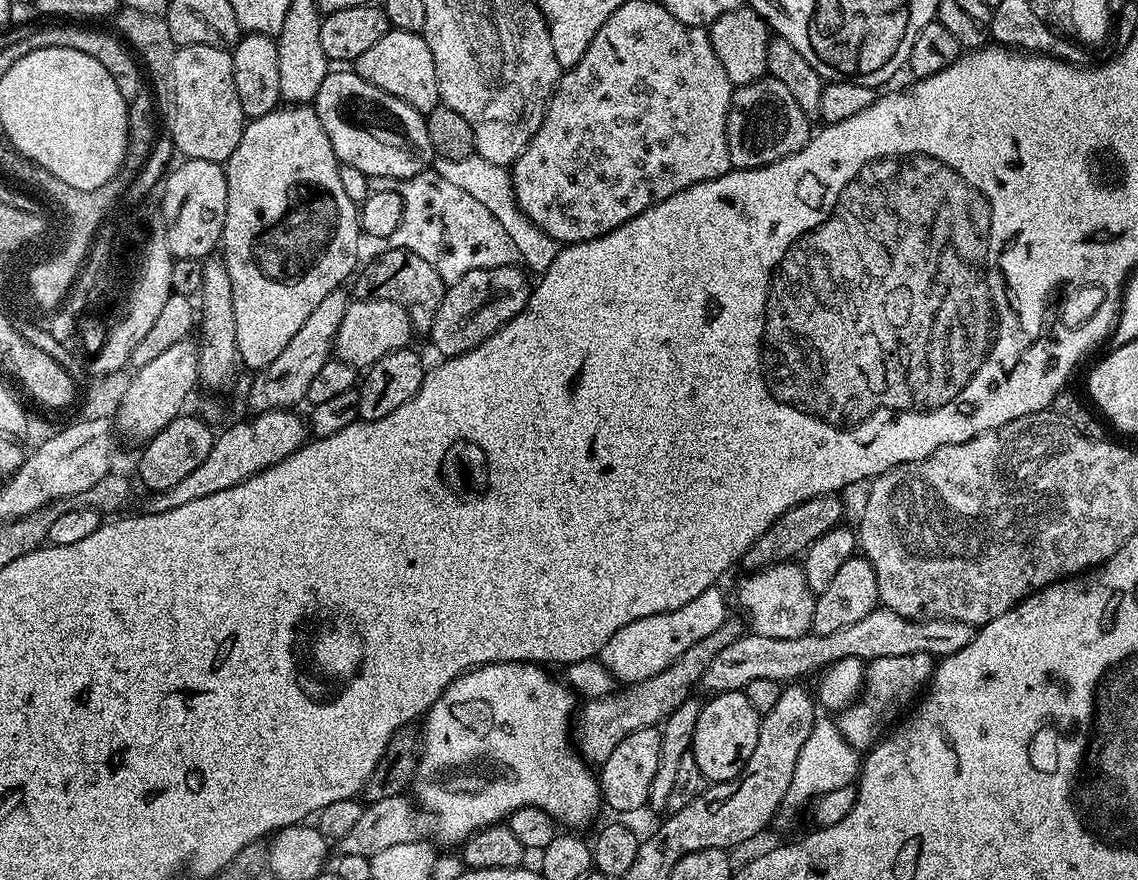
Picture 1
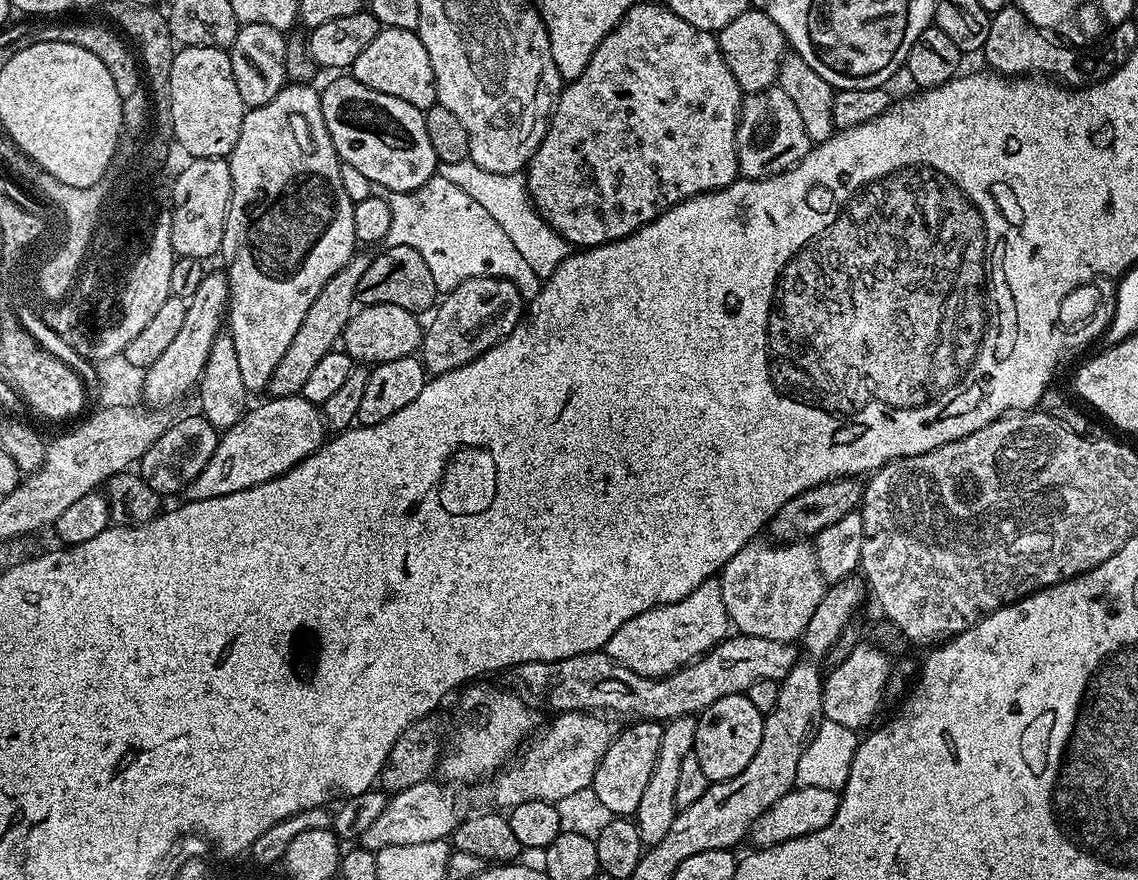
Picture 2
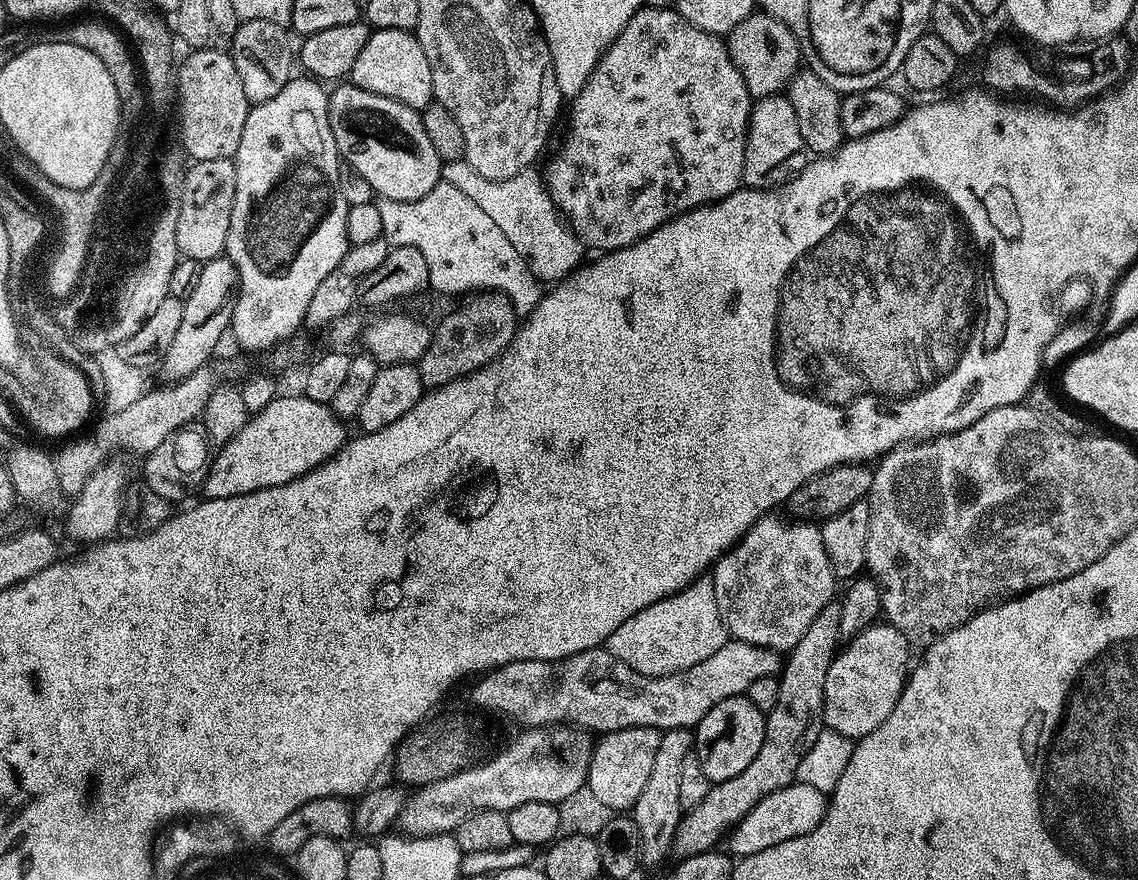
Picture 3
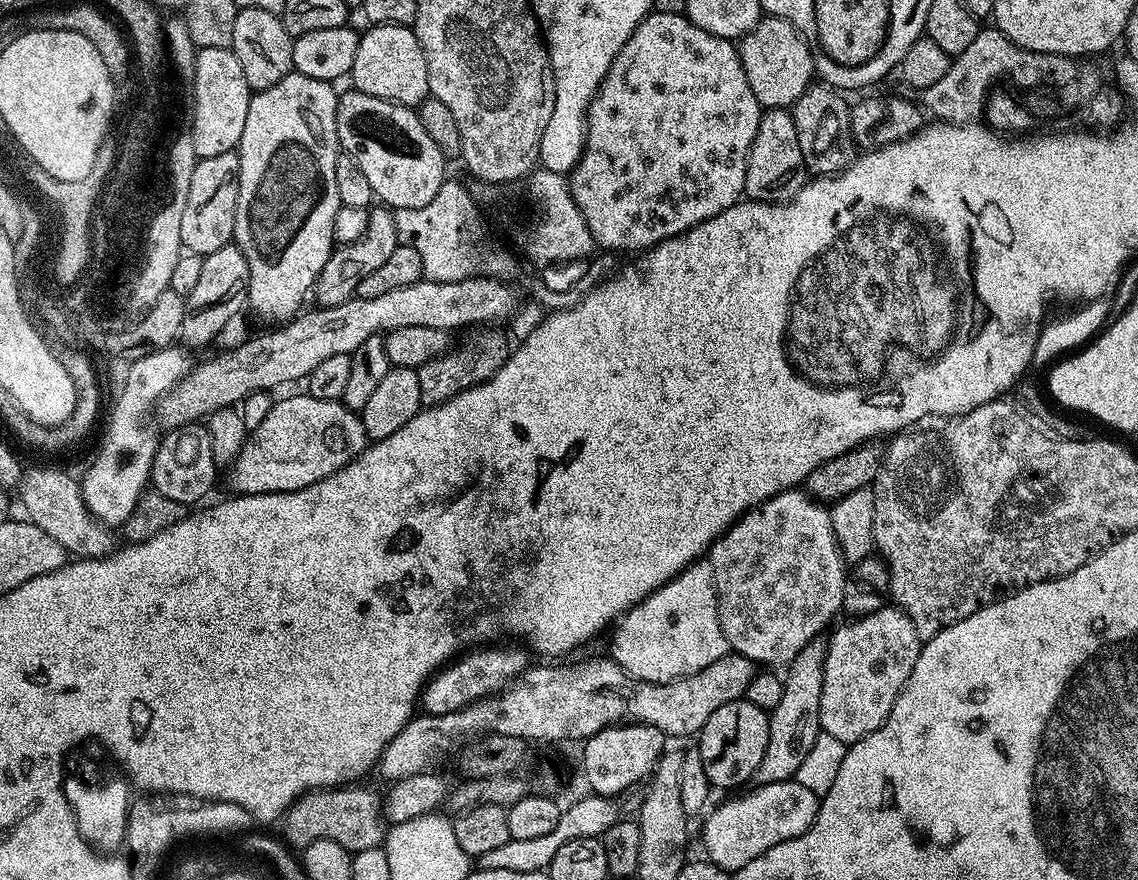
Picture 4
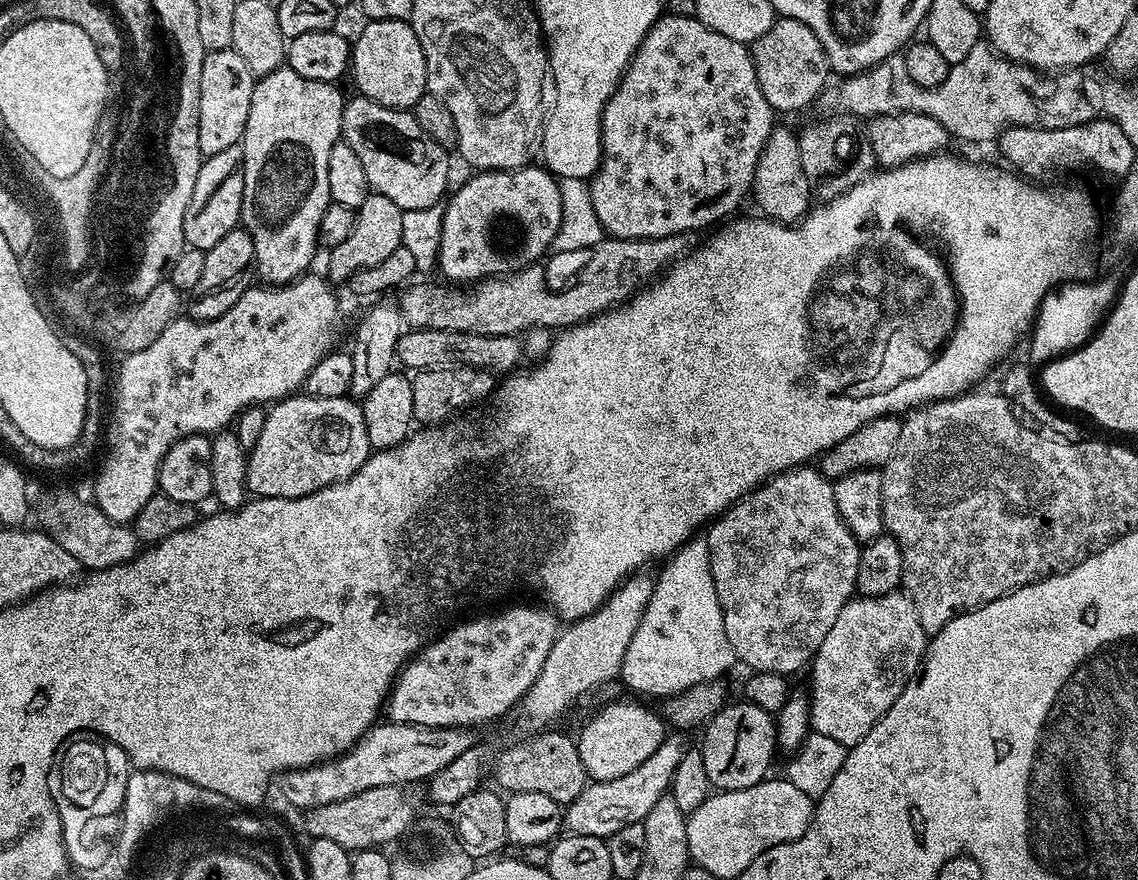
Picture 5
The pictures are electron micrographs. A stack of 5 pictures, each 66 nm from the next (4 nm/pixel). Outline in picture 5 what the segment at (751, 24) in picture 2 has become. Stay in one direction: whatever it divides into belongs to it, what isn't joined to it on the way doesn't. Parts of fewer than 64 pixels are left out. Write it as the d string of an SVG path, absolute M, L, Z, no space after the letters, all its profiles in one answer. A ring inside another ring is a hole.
M786 16L775 20L770 30L750 45L750 51L758 84L762 86L762 94L766 94L766 102L770 102L773 113L800 112L807 104L815 105L829 83L830 69L822 42L818 42L810 26L794 18Z

